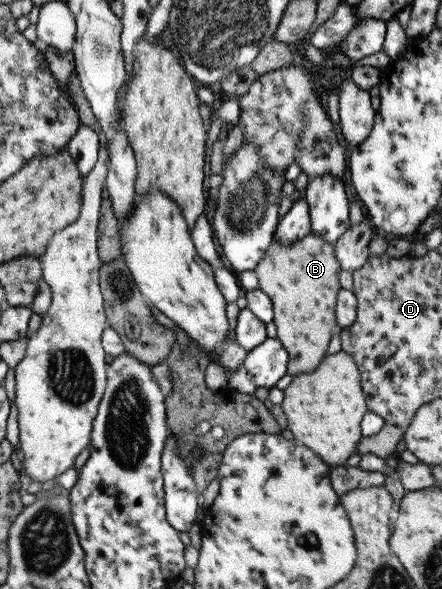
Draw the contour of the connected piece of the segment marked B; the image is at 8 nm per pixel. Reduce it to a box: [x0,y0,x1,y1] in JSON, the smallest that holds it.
[255,232,342,376]

